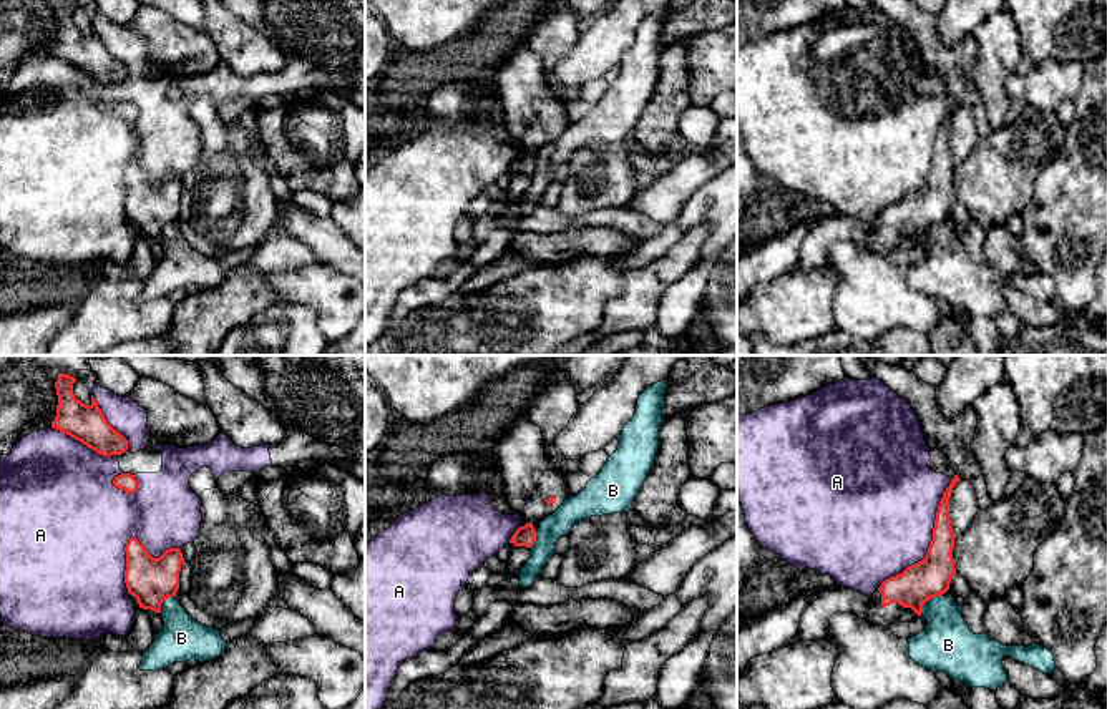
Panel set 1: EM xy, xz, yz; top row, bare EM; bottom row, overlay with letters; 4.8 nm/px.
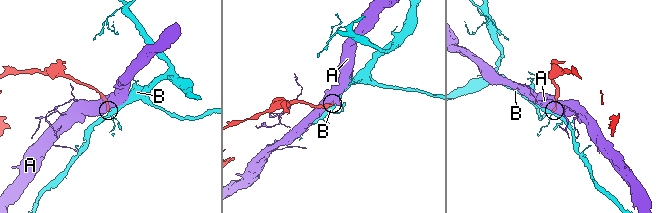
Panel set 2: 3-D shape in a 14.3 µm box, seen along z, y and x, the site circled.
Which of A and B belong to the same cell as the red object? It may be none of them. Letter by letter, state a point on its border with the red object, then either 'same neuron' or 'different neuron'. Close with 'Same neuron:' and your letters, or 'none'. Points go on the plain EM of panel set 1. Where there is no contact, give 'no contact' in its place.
A: yz (931, 170) | different neuron
B: yz (928, 226) | different neuron
Same neuron: none

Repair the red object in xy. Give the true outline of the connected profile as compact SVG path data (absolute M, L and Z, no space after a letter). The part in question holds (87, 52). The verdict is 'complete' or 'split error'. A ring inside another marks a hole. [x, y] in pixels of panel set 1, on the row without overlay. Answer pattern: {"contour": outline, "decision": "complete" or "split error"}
{"contour": "M58 2L58 8L55 10L58 33L51 55L103 85L124 81L128 68L108 51L93 23L90 33L75 25L75 10L75 5Z", "decision": "complete"}

